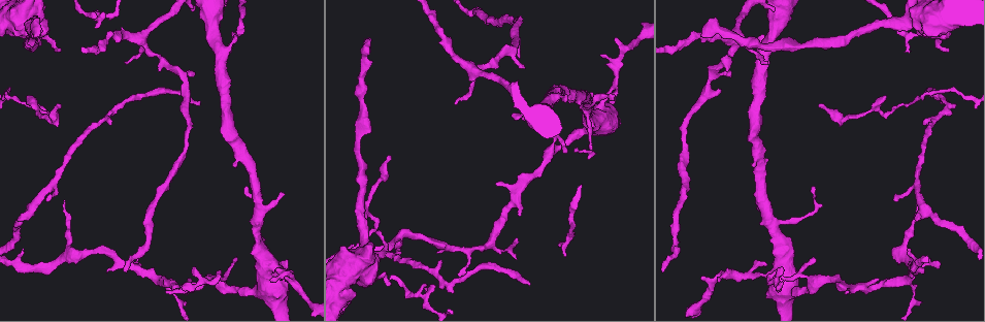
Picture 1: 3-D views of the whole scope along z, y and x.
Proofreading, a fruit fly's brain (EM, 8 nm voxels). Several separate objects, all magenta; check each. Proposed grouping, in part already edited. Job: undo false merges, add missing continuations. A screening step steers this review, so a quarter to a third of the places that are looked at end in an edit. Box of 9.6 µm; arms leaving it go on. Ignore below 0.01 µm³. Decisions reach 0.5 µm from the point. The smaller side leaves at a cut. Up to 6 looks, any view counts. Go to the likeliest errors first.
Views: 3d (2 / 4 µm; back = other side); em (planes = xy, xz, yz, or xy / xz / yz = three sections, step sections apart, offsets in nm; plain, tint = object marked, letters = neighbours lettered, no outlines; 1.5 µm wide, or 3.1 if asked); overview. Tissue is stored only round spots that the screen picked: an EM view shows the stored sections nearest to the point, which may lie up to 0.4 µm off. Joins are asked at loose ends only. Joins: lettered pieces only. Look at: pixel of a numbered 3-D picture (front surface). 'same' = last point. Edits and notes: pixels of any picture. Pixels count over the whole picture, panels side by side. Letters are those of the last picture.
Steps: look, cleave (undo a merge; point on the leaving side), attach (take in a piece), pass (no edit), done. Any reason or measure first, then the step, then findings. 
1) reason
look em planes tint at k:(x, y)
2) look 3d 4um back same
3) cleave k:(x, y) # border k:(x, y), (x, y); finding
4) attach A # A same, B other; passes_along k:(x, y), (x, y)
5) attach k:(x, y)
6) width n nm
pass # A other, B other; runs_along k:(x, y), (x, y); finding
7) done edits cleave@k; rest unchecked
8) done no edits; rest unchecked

calibre changes
look em xy step 8 tint at 1:(365, 249)

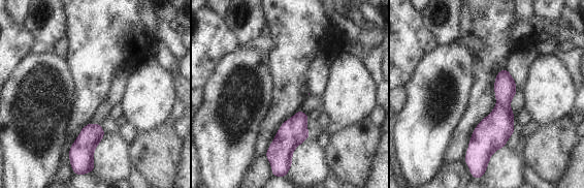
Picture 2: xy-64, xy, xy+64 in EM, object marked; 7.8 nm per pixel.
look em planes letters same

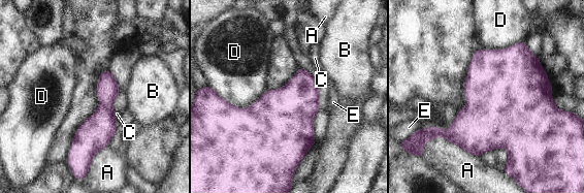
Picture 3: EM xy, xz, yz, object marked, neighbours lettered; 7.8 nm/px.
width 380 nm
pass # A other, B other, C other, D other, E other; border 3:(268, 89), (248, 107), (219, 95); all the same cell

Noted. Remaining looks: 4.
a fork
look em planes letters at 1:(427, 294)

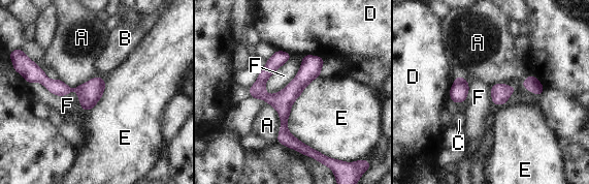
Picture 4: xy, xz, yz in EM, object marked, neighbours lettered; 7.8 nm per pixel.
width 150 nm
pass # A other, B other, C other, D other, E other, F other; border 4:(320, 74), (287, 128), (326, 156); all the same cell

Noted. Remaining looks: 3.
look 3d 4um at 1:(474, 72)

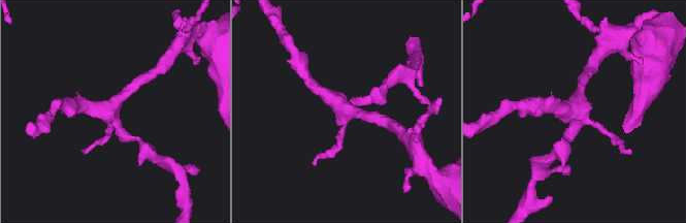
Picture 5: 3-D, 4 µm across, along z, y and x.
look em yz step 8 tint at 5:(577, 109)

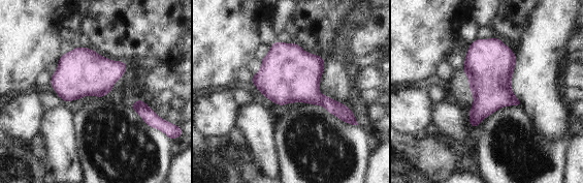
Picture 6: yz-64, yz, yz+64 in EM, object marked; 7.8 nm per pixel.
what lies round it
look em yz step 8 letters same

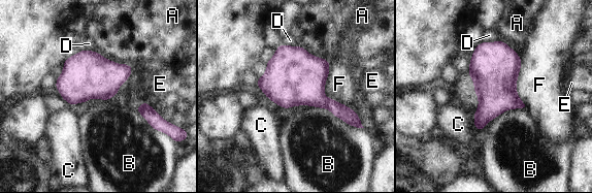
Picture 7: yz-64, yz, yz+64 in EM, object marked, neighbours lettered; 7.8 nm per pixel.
longest_contact B 440 nm
pass # A other, B other, C other, D other, E other, F other; one cell here

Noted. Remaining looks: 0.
done no edits; rest unchecked

